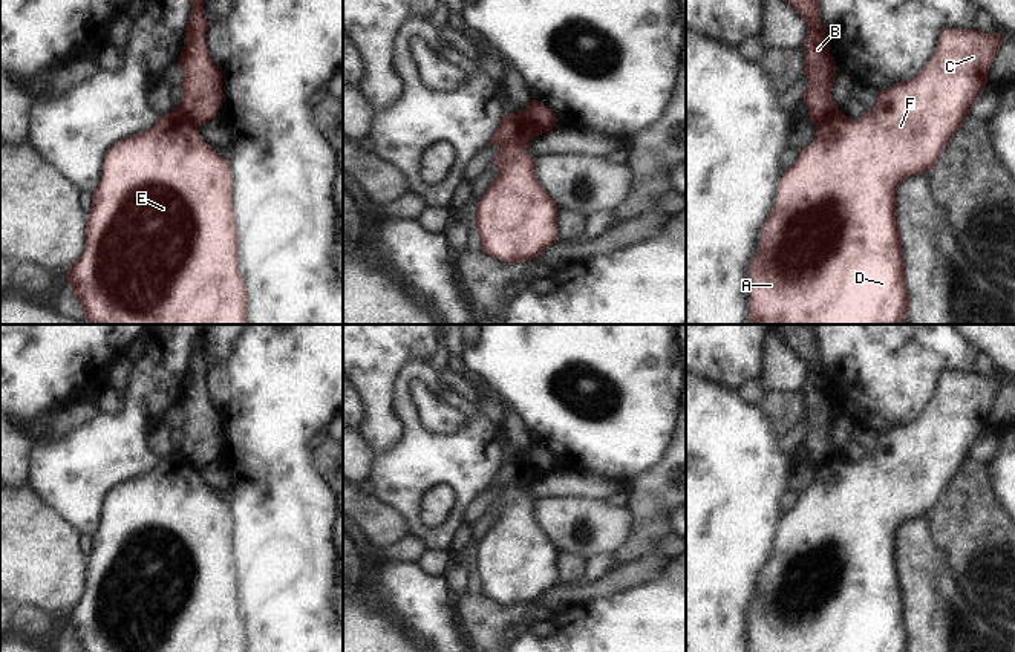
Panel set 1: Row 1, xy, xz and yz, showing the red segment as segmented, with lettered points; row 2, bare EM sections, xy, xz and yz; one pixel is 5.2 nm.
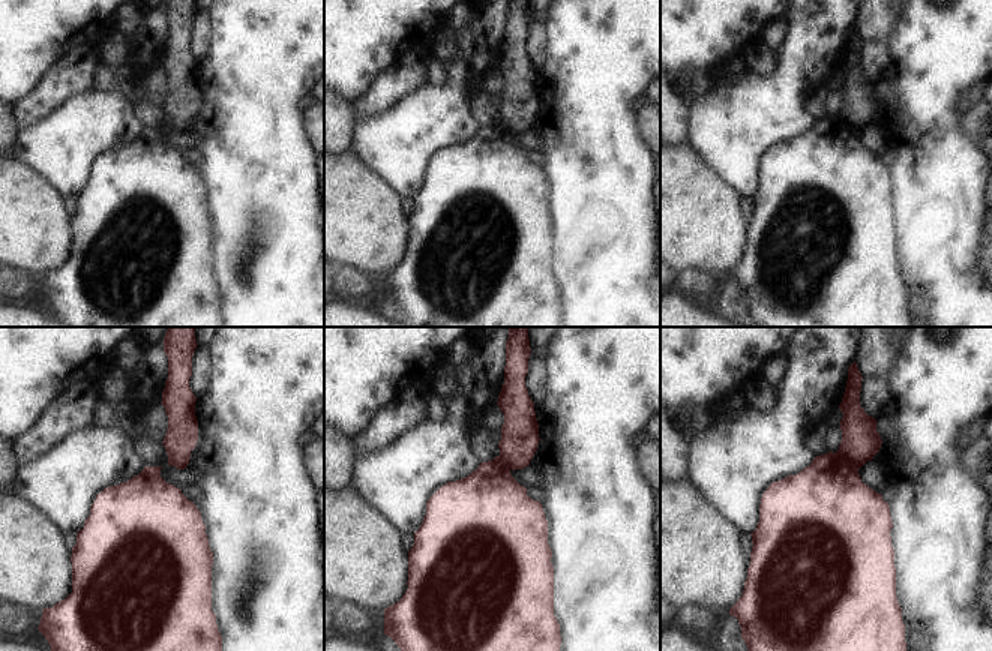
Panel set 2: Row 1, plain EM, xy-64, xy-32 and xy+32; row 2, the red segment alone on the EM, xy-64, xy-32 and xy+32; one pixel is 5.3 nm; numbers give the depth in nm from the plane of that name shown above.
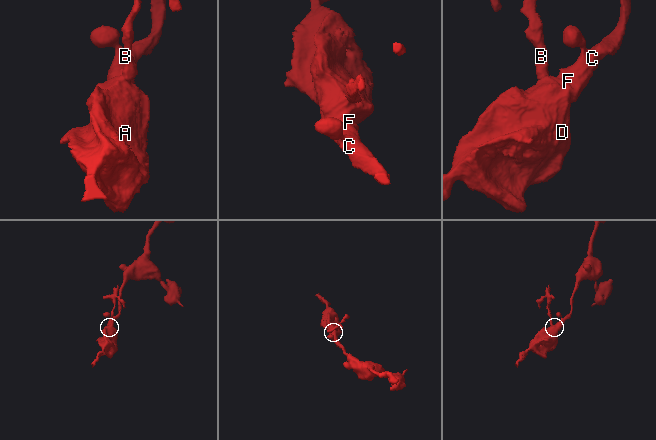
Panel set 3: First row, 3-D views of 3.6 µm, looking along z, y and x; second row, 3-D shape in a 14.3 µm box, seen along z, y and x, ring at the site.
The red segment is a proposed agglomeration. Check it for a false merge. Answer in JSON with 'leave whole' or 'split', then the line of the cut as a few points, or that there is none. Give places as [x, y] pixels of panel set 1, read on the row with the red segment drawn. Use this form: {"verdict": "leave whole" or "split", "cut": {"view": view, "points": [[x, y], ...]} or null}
{"verdict": "split", "cut": {"view": "xy", "points": [[178, 107], [198, 127]]}}

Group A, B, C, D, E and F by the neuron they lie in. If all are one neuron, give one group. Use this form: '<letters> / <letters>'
A C D E F / B

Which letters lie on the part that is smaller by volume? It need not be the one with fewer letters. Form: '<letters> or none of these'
B

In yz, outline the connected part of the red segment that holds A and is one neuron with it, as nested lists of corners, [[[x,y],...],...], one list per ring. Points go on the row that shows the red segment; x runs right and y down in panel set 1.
[[[945,28],[938,35],[938,46],[925,69],[908,81],[897,83],[893,89],[877,92],[873,110],[859,119],[850,119],[842,112],[833,112],[816,124],[816,138],[810,145],[799,150],[793,167],[784,170],[776,190],[775,207],[761,230],[758,251],[749,269],[749,324],[897,324],[908,314],[908,291],[905,288],[905,262],[902,259],[902,236],[896,220],[896,193],[899,185],[909,176],[931,171],[938,162],[940,153],[949,144],[960,124],[969,115],[969,107],[981,89],[987,84],[992,61],[1004,43],[1000,32],[984,34],[977,29]]]

